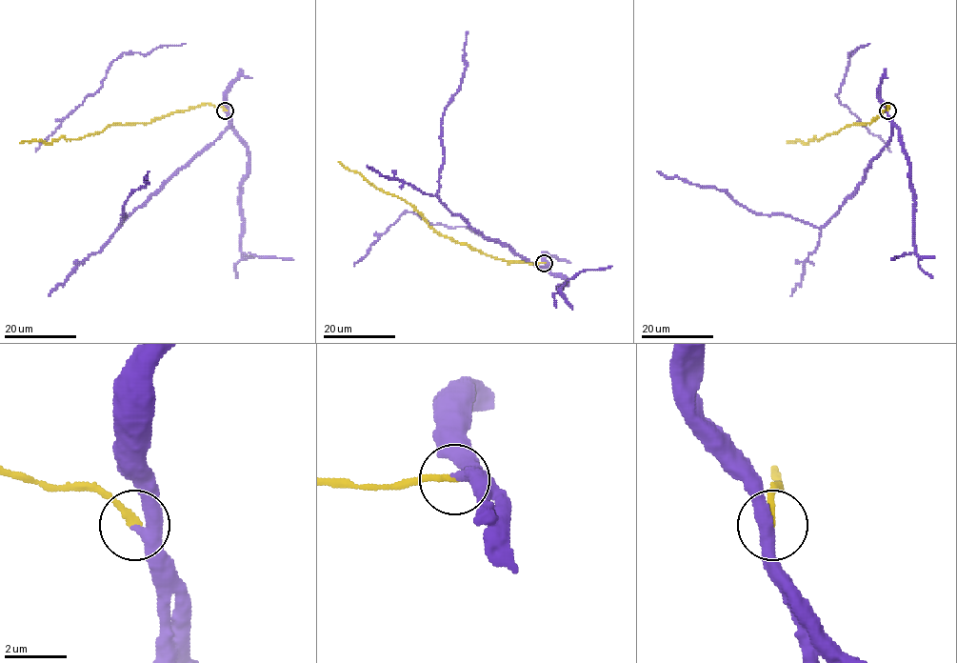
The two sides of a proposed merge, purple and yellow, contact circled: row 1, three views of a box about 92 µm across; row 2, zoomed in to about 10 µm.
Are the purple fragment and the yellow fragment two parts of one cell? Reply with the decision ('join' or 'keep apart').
join

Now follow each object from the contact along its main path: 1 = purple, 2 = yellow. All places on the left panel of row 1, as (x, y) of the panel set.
1: (226, 110), (228, 127), (119, 227), (126, 215), (123, 208), (127, 198), (147, 183), (145, 177), (149, 170)
2: (226, 110), (202, 104), (148, 123), (110, 124), (102, 131), (71, 139), (60, 137), (49, 143), (20, 143)

